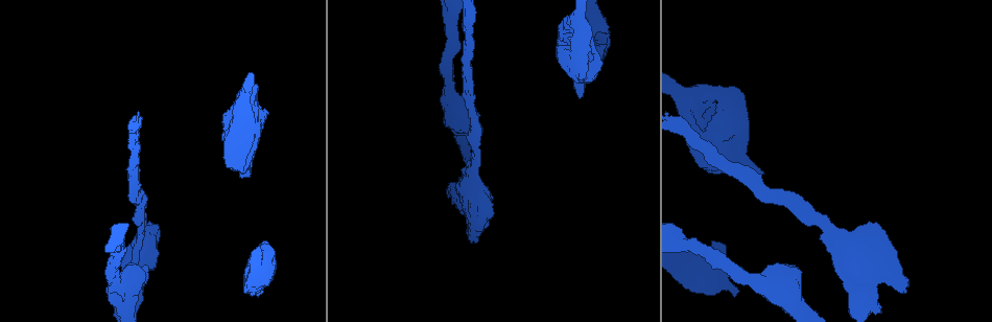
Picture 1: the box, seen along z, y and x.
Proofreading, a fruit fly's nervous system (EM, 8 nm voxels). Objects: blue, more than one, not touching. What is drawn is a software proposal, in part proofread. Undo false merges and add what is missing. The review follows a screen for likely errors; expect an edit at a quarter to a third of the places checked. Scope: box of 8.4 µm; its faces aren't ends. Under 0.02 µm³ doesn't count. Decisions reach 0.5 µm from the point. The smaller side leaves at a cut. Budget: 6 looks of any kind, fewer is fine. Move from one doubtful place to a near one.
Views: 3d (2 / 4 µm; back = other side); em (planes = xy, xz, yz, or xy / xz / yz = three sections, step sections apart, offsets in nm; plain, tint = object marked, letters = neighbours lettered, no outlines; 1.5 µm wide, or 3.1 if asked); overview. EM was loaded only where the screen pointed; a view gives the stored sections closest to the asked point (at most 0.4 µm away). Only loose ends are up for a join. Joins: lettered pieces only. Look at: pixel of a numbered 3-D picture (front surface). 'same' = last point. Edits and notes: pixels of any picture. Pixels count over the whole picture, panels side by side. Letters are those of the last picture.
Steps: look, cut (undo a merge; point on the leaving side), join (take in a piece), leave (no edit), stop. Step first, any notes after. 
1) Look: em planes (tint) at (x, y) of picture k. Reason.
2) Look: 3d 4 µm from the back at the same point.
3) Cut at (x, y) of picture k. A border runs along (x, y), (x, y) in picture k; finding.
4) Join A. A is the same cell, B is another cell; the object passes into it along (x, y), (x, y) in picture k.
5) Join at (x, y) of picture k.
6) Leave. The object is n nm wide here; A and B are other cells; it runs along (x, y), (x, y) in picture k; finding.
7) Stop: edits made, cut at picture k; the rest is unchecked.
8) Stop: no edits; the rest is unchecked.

Look: 3d 4 µm at (762, 172) of picture 1. Branch stops here.

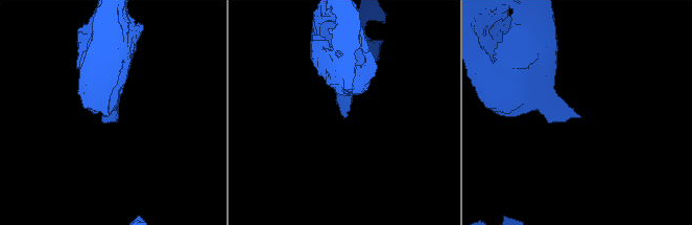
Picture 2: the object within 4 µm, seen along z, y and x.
Look: em planes (tint) at (577, 117) of picture 2.

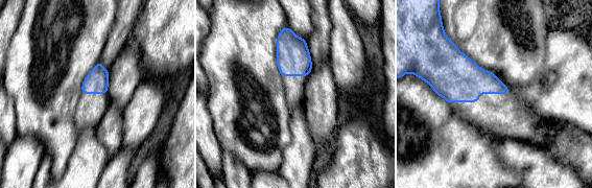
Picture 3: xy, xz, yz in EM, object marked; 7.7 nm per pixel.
Look: em planes (letters) at the same point.

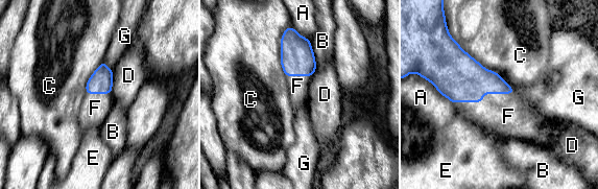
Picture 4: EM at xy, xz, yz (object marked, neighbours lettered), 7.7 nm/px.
Join F. The object is 180 nm wide here; F is the same cell, A, B, C, D, E and G are other cells; the object passes into it along (459, 77), (482, 97), (508, 116) in picture 4; the neuron continues.

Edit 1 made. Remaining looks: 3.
Look: overview. Redraw.

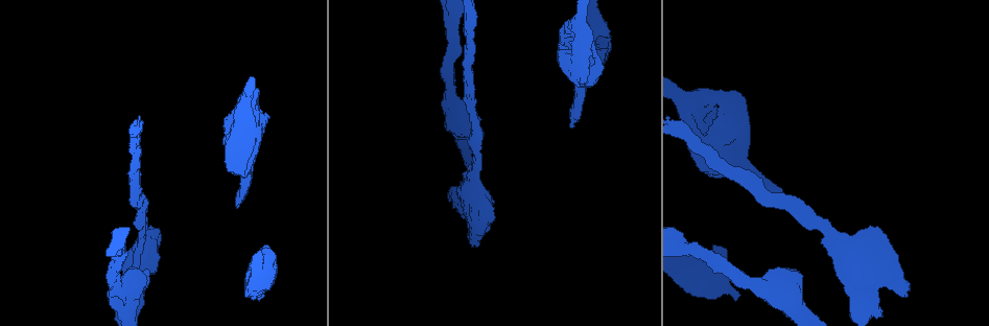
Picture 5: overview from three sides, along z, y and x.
Look: em planes (letters) at (482, 130) of picture 5. Thick end.

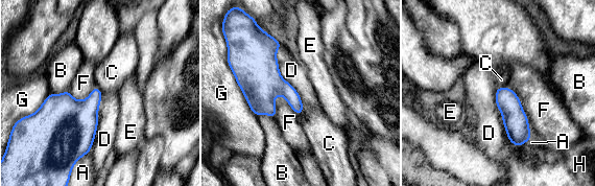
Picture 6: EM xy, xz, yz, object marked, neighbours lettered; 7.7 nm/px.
Leave. A, B, C, D, E, F, G and H are other cells; a border runs along (495, 89), (505, 134), (518, 146) in picture 6; none of them fits.

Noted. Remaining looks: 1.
Stop: edits made, join at picture 4; the rest is unchecked.

